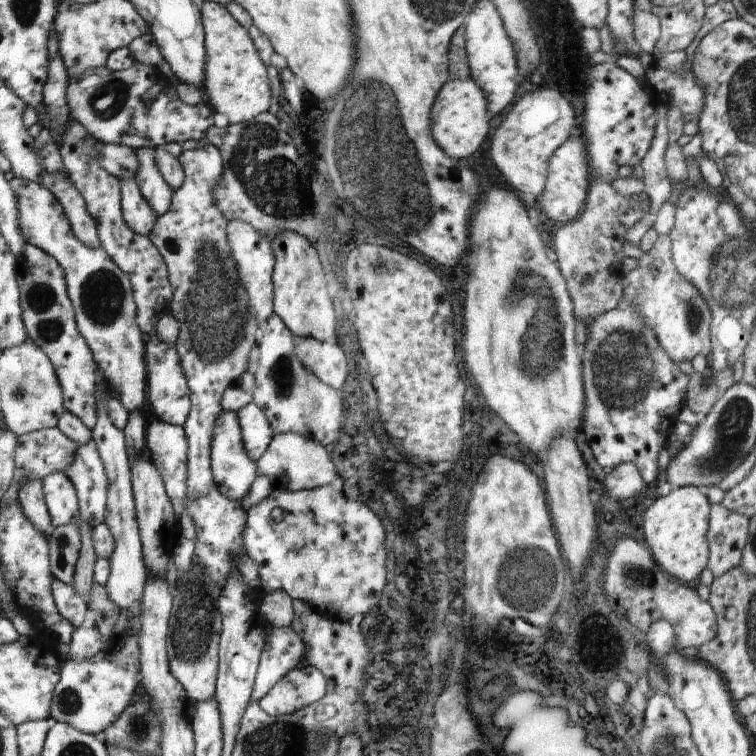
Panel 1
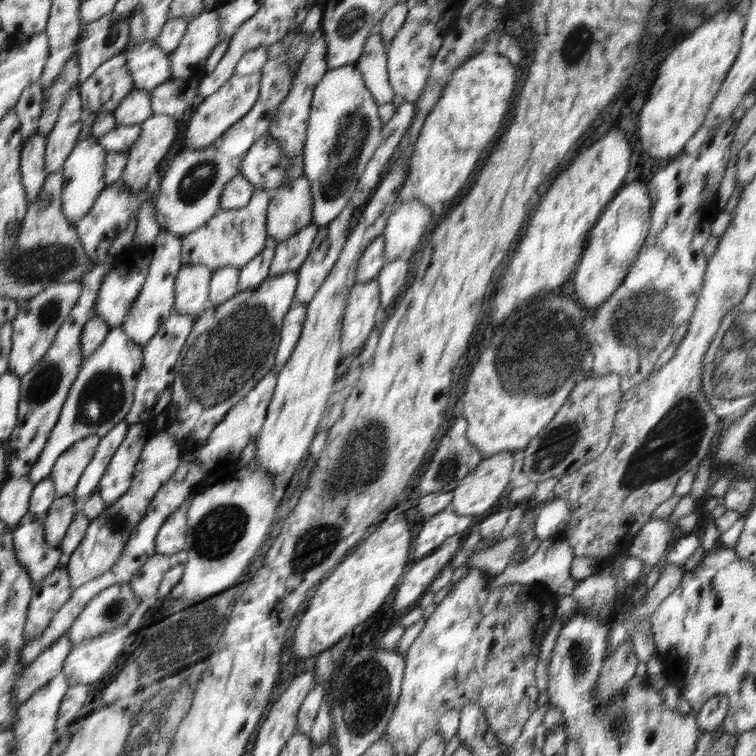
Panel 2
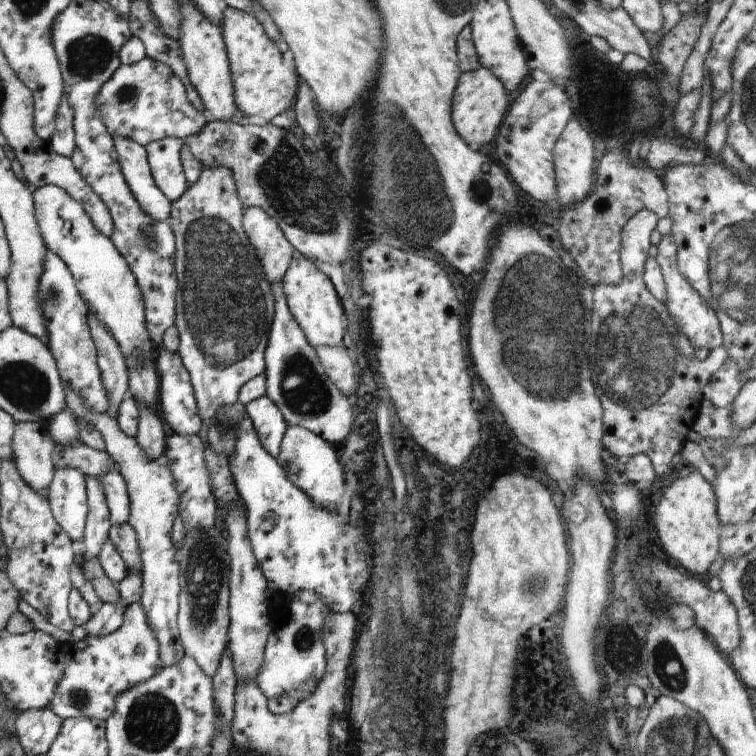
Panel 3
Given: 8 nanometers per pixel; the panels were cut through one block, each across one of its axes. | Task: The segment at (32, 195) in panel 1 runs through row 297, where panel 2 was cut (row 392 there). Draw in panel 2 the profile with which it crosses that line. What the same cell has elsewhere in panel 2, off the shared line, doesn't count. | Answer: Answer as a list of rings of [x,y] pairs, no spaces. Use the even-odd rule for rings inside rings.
[[[115,326],[109,327],[104,341],[90,356],[84,358],[68,391],[58,422],[54,425],[38,461],[28,471],[27,477],[34,484],[50,476],[54,463],[70,445],[91,434],[102,438],[112,427],[125,420],[131,409],[134,389],[142,369],[142,349],[141,345],[126,336],[121,326]]]

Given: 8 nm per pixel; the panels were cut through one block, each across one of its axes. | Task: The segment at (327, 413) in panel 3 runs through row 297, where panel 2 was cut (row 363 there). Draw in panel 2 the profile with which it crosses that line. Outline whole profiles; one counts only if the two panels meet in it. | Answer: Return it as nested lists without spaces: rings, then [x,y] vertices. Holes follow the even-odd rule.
[[[306,303],[293,304],[285,314],[281,328],[281,339],[273,365],[273,370],[276,373],[280,373],[286,365],[286,361],[290,359],[290,355],[292,355],[292,351],[294,351],[294,347],[296,347],[296,343],[302,334],[302,327],[307,314]]]

